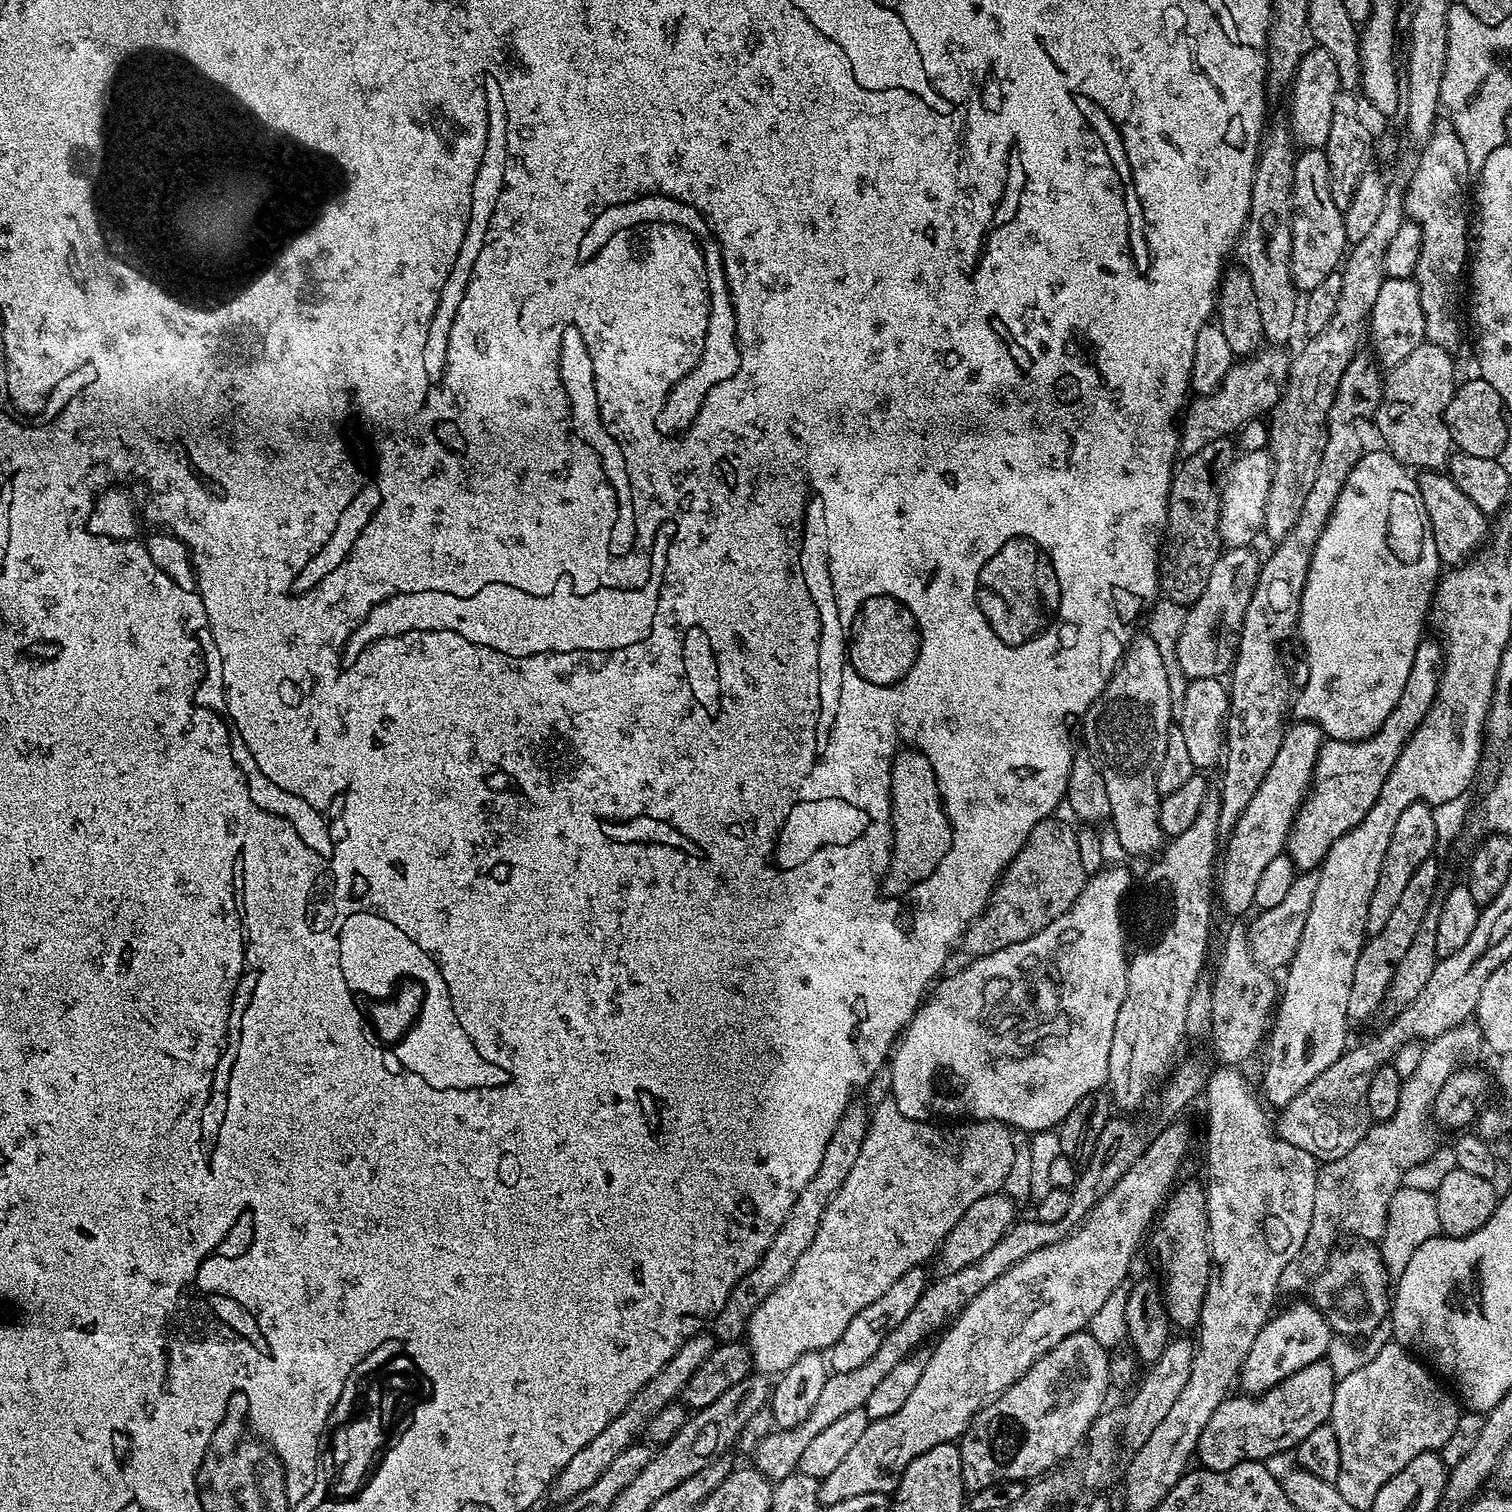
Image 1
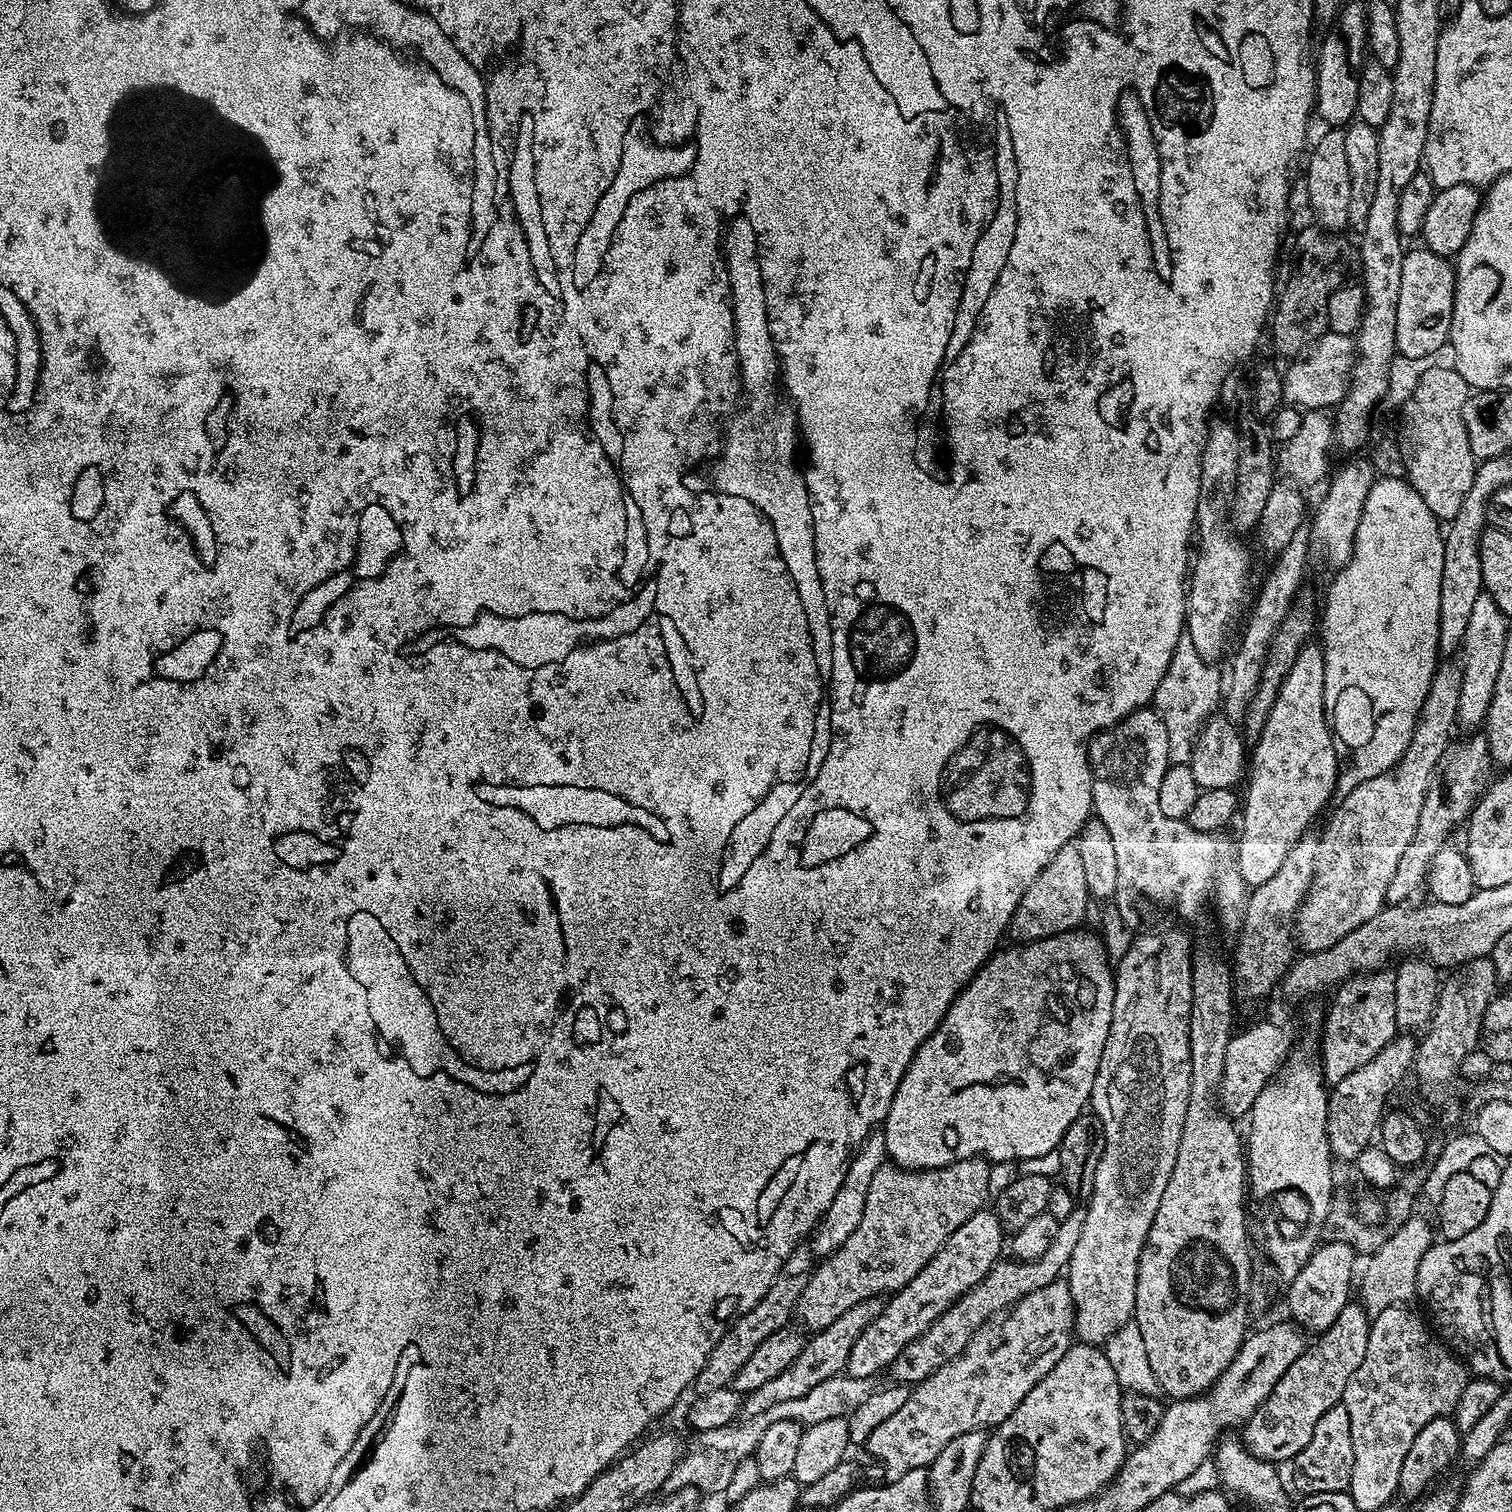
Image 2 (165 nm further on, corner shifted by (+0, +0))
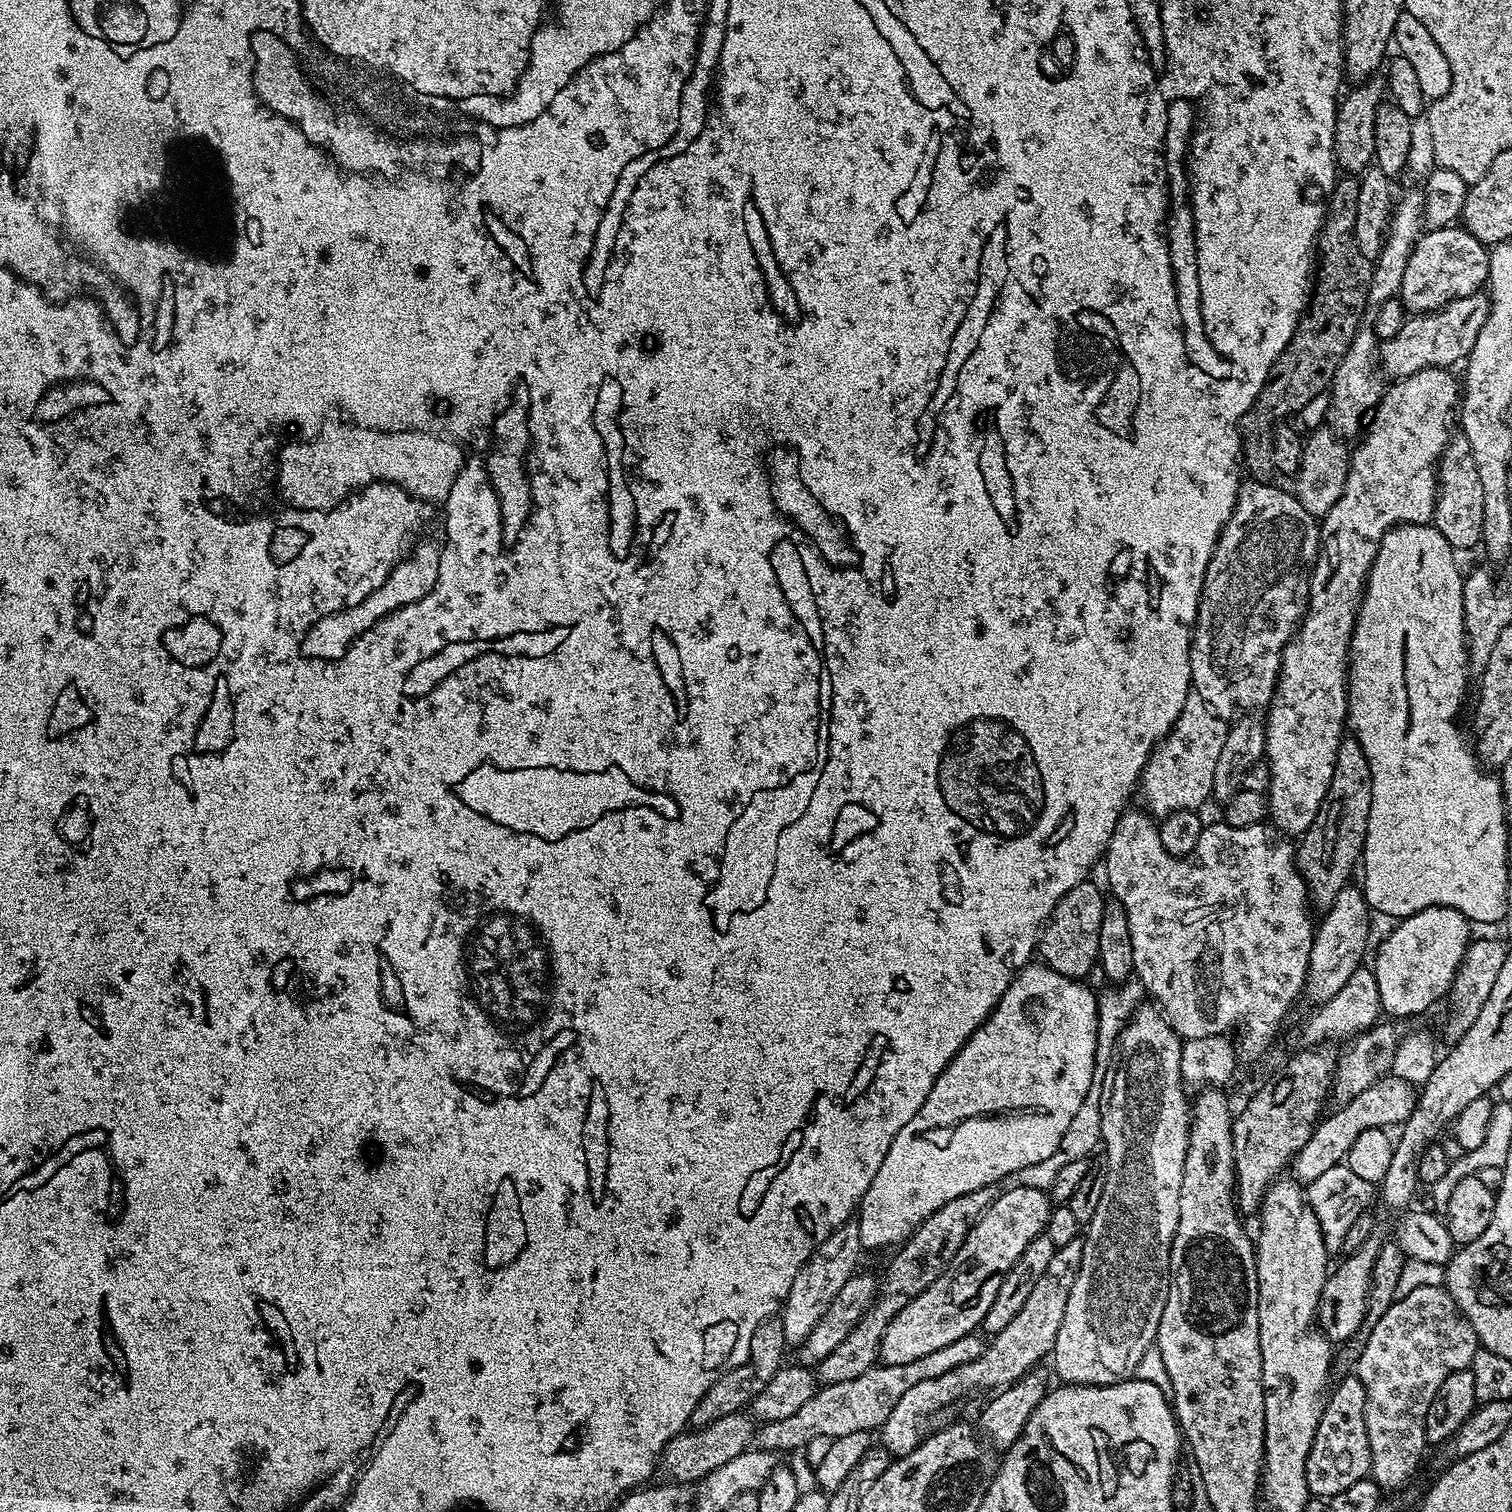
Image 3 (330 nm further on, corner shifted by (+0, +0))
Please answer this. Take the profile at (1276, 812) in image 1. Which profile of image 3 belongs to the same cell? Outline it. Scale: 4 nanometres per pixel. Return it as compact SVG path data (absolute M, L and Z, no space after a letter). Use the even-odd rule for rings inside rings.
M1423 368L1418 370L1418 374L1401 376L1385 387L1384 397L1367 421L1366 431L1359 441L1361 444L1351 449L1350 467L1342 496L1322 518L1320 556L1312 568L1312 579L1308 582L1308 606L1292 641L1284 647L1276 693L1266 709L1268 720L1264 730L1264 755L1270 770L1266 793L1267 819L1272 820L1271 827L1285 837L1303 836L1314 822L1326 790L1330 790L1330 778L1334 778L1338 746L1346 736L1348 658L1352 650L1352 635L1356 615L1360 613L1360 602L1364 599L1368 571L1378 554L1378 546L1391 528L1398 524L1429 523L1436 509L1436 469L1453 435L1454 409L1462 392L1457 377L1455 380L1452 374L1447 368Z

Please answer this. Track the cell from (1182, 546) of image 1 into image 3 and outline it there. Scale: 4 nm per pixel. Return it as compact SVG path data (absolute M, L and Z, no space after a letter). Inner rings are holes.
M1344 174L1337 179L1332 195L1327 197L1324 225L1318 237L1318 263L1314 268L1314 287L1310 292L1307 311L1301 316L1298 326L1292 335L1292 341L1282 350L1282 354L1274 362L1268 381L1262 386L1252 409L1240 420L1242 437L1242 468L1245 473L1258 474L1259 479L1268 482L1277 475L1274 466L1274 429L1277 424L1295 417L1318 394L1328 392L1332 387L1334 370L1338 370L1338 362L1346 354L1350 342L1362 327L1360 315L1369 307L1368 291L1372 281L1373 261L1358 250L1358 242L1354 242L1354 218L1358 214L1359 179L1352 174Z

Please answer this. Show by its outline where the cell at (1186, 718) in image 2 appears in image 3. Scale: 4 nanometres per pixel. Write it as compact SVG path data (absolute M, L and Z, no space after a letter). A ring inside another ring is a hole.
M1194 690L1189 691L1186 702L1174 722L1174 726L1168 735L1156 745L1152 757L1144 768L1142 777L1142 792L1144 788L1144 800L1147 811L1153 817L1163 818L1171 812L1191 812L1203 809L1204 803L1209 803L1212 787L1214 786L1214 769L1222 751L1222 745L1226 742L1228 724L1220 716L1212 713L1208 703Z

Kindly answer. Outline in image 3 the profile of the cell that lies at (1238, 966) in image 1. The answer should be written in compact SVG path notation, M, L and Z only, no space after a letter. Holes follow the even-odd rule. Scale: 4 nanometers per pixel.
M1345 738L1338 746L1330 790L1326 790L1314 822L1299 837L1294 848L1296 869L1308 888L1308 899L1313 905L1316 903L1320 910L1327 910L1338 898L1340 891L1351 881L1348 879L1352 876L1352 867L1361 863L1371 805L1370 762L1366 762L1366 754L1355 738Z

